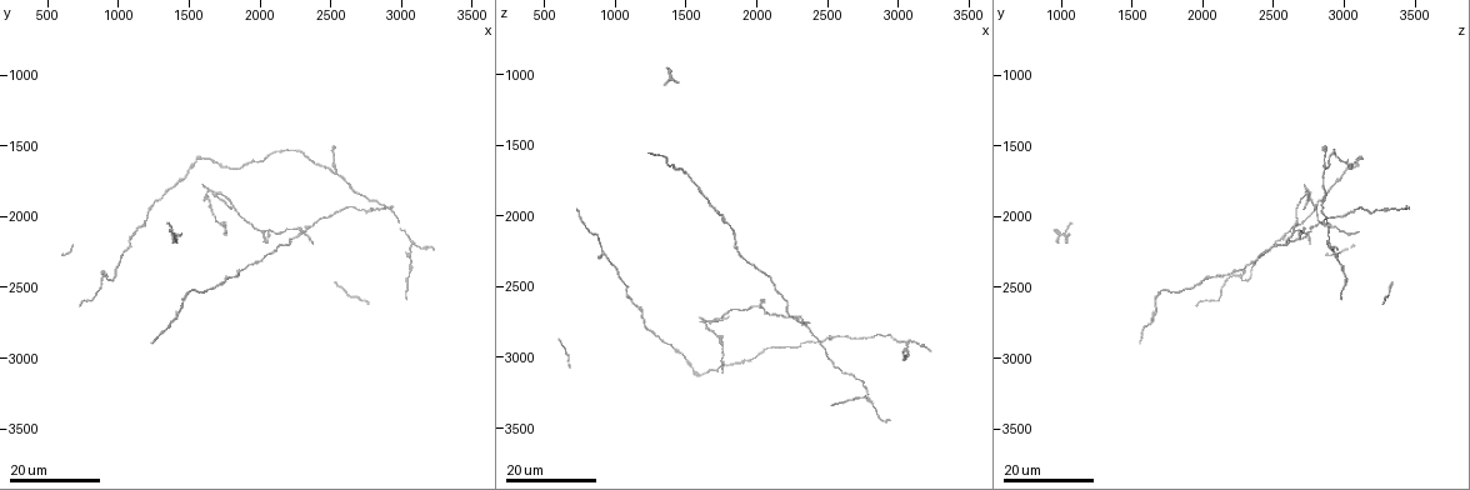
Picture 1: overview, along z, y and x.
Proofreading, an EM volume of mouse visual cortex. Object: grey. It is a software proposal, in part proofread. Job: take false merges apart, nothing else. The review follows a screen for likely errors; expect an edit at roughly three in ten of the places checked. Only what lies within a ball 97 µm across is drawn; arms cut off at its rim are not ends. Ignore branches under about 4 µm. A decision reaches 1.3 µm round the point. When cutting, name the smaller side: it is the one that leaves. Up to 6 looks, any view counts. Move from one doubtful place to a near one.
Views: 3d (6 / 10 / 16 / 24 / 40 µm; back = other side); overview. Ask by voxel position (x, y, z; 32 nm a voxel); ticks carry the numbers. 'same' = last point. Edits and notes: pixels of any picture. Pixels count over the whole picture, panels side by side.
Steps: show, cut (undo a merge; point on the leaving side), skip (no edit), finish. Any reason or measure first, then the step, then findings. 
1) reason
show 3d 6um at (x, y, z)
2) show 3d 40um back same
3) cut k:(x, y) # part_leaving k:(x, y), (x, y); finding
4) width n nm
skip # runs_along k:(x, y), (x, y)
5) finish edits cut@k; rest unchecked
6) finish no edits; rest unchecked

calibre changes
show 3d 24um at (1580, 1580, 3120)

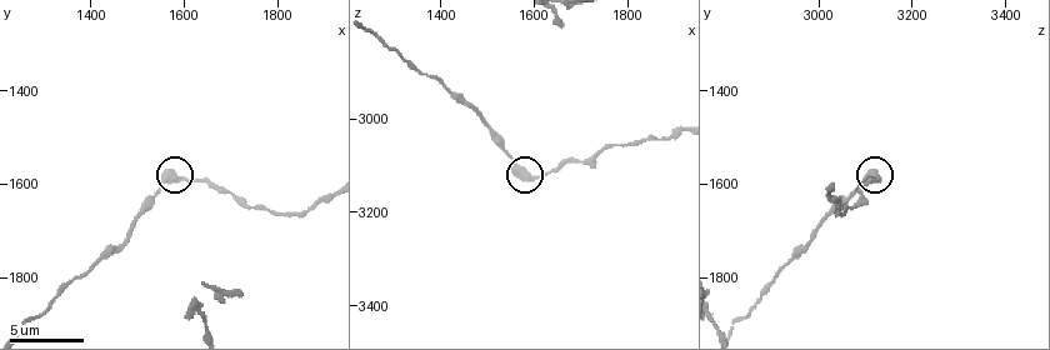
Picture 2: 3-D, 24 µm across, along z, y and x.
show 3d 6um at (1595, 1590, 3125)

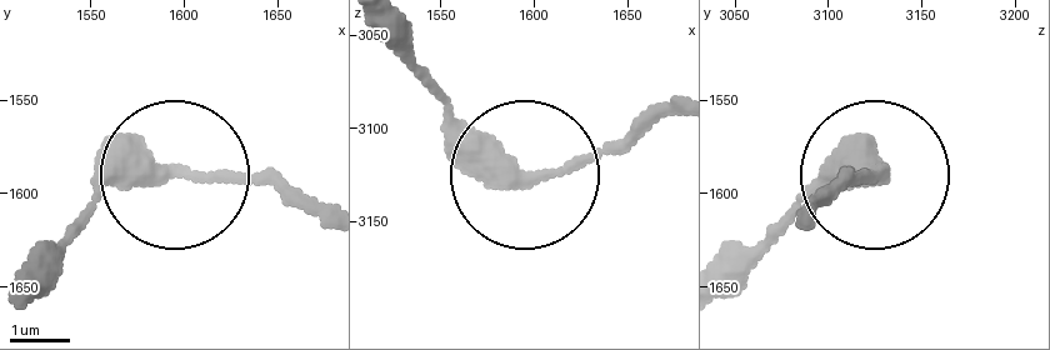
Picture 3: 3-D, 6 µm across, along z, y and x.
skip # runs_along 3:(816, 225), (876, 171), (831, 176), (776, 225); one neuron here

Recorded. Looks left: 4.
four or more arms meet
show 3d 24um at (2340, 2120, 2740)

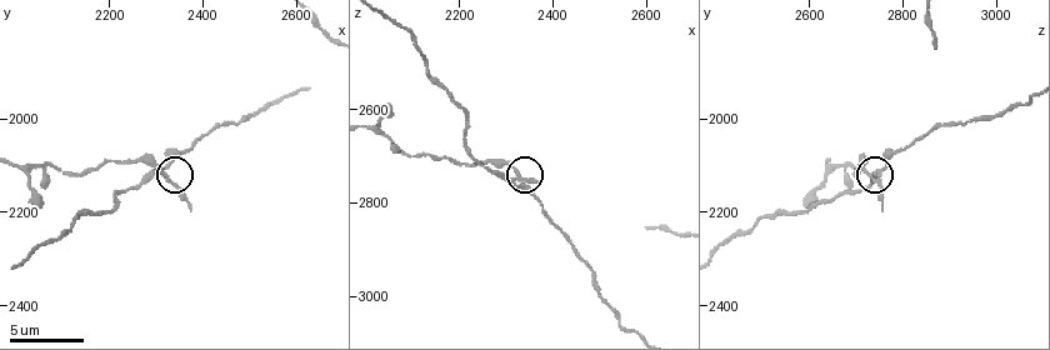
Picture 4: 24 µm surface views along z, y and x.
show 3d 6um at (2310, 2120, 2750)

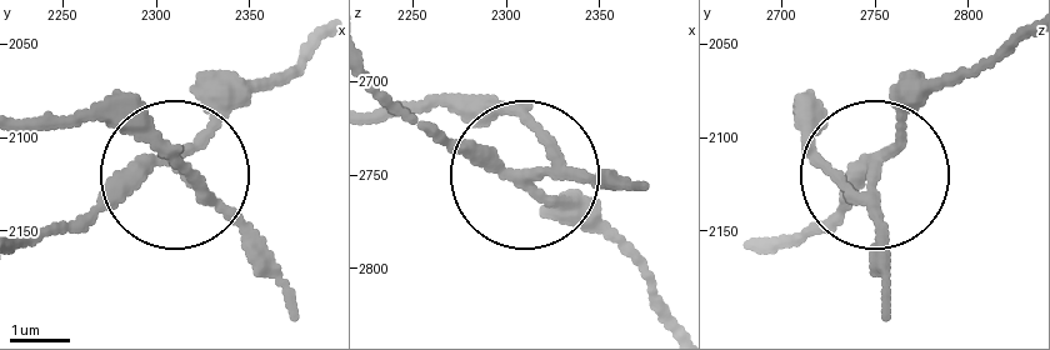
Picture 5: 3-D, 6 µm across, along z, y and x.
width 190 nm
cut 5:(123, 119) # two neurons meet here

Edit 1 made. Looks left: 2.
arms part here
show 3d 24um at (3080, 2180, 2880)

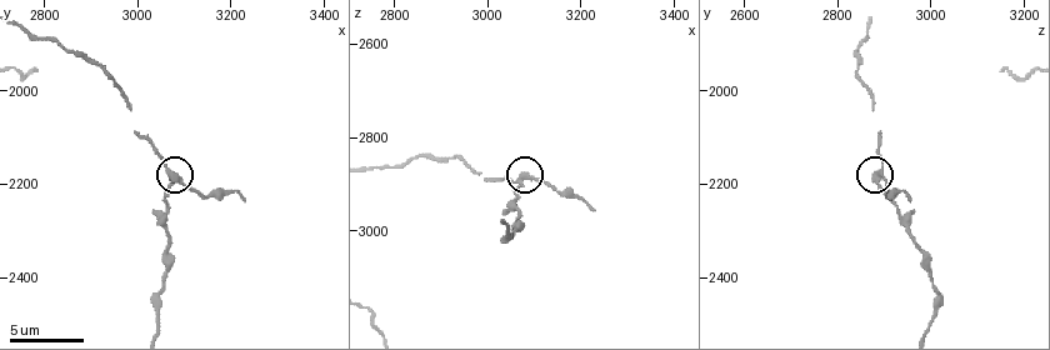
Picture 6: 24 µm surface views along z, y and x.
zoom in
show 3d 10um at (3070, 2185, 2885)

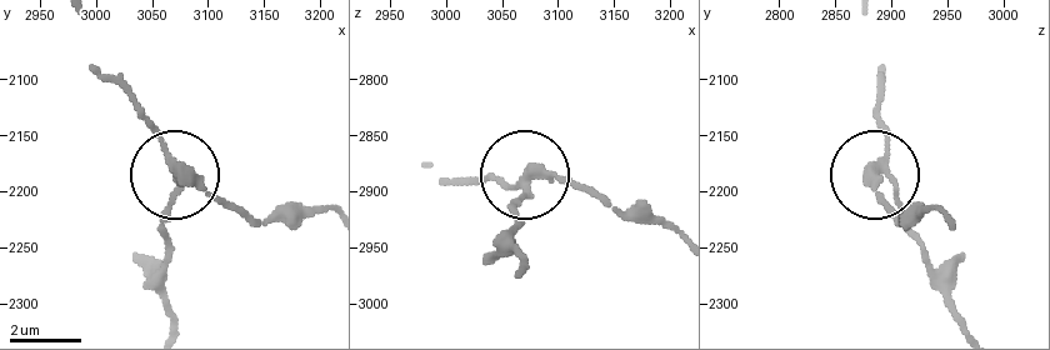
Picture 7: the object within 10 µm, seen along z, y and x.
width 260 nm
cut 7:(165, 216) # part_leaving 7:(176, 171), (168, 321); a second neuron is stuck on

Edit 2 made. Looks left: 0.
finish edits cut@5, cut@7; rest unchecked

